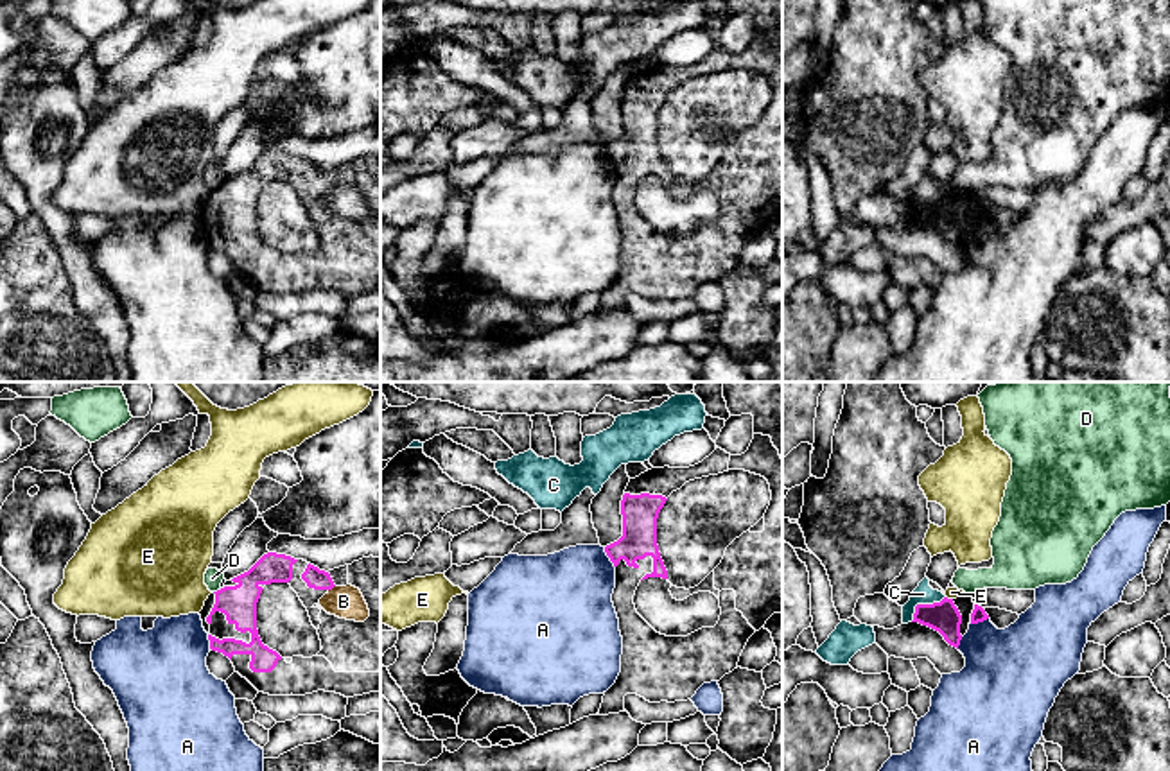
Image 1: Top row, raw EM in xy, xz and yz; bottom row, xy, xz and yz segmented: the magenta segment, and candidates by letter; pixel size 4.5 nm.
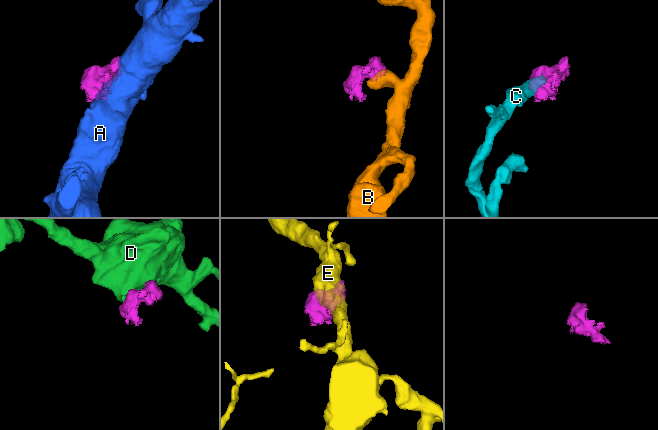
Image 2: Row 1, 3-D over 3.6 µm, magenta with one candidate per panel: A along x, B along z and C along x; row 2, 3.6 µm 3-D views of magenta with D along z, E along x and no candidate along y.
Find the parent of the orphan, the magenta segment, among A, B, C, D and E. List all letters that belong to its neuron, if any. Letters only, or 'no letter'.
no letter

